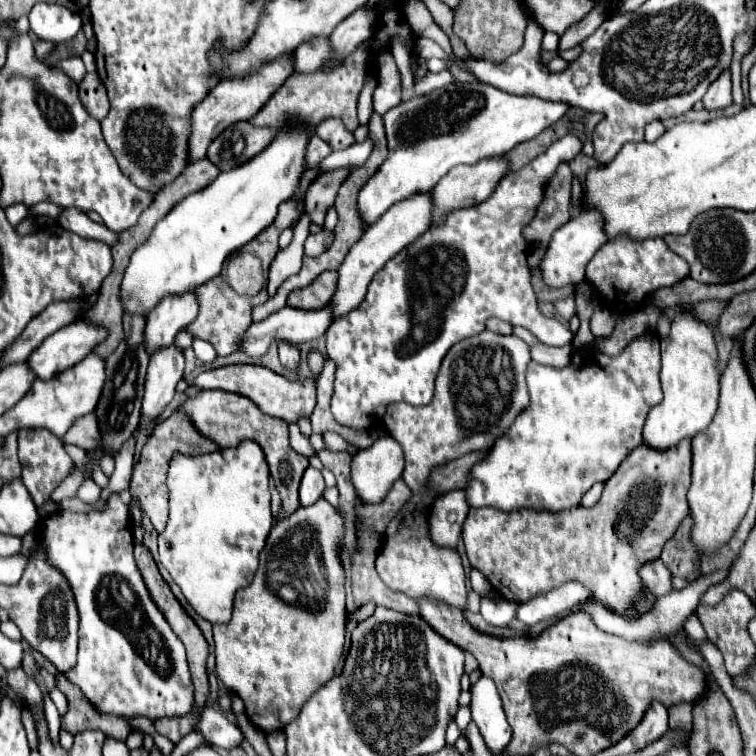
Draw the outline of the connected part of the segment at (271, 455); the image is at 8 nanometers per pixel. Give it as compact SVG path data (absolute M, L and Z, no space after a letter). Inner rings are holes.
M202 391L202 395L196 395L188 399L182 405L182 411L190 413L190 419L194 421L196 429L214 439L220 447L236 447L242 439L254 439L266 455L270 475L276 481L276 489L282 497L282 507L280 507L280 517L284 519L286 515L292 515L298 507L298 485L302 479L302 473L308 467L308 457L296 453L290 443L288 443L288 429L282 419L264 415L252 401L248 401L242 395L236 393L226 393L226 391Z

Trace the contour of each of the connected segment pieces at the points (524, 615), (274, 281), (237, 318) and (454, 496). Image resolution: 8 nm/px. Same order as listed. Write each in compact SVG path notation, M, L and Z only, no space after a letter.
M568 581L550 593L538 595L534 600L519 604L516 609L516 619L532 627L540 621L566 615L568 611L572 611L572 607L578 601L588 597L590 597L588 589L584 589L580 583Z
M302 215L294 229L292 243L286 249L282 249L270 263L270 269L268 269L268 295L270 297L290 275L296 275L298 269L302 267L304 241L308 237L308 227L310 227L310 219L306 215Z
M224 273L214 277L214 281L208 281L206 285L200 285L198 289L194 289L194 295L198 297L198 307L200 309L198 309L196 319L186 327L186 331L192 333L192 337L196 337L196 339L210 341L218 355L230 355L230 353L240 349L240 339L252 323L252 309L268 299L266 289L262 289L260 293L256 293L252 297L250 295L238 295L228 285Z
M450 491L438 497L430 509L430 537L434 545L456 549L466 515L468 505L462 491Z

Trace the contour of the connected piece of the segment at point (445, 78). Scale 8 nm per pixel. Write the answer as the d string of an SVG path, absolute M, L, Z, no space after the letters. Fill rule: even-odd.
M442 71L442 73L428 73L424 79L420 79L420 81L416 81L416 85L414 85L414 93L416 95L424 95L424 93L428 93L428 91L432 91L432 89L438 89L438 87L444 87L444 85L448 85L448 83L452 83L454 81L454 77L450 75L450 71Z

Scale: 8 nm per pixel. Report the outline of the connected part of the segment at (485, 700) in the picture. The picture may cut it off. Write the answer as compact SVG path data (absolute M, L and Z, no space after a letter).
M482 675L478 683L470 687L470 693L472 693L472 703L470 703L472 721L478 725L490 751L500 753L508 745L512 729L506 721L498 689L490 677Z

